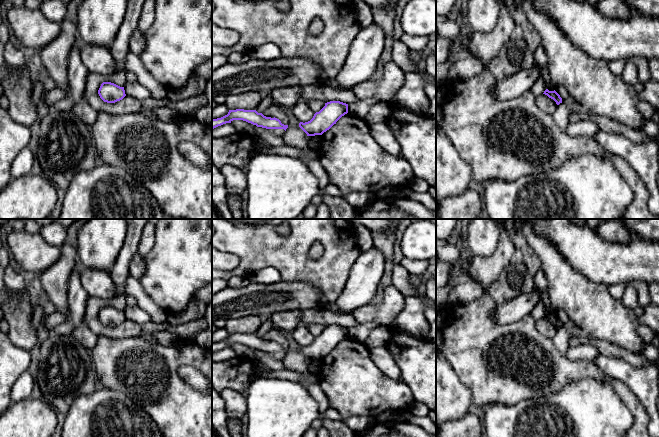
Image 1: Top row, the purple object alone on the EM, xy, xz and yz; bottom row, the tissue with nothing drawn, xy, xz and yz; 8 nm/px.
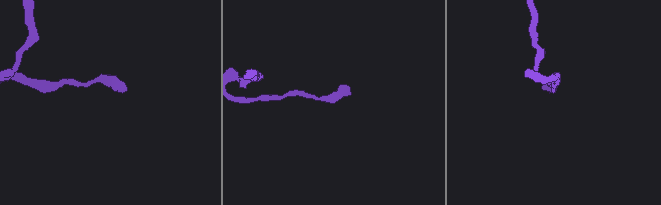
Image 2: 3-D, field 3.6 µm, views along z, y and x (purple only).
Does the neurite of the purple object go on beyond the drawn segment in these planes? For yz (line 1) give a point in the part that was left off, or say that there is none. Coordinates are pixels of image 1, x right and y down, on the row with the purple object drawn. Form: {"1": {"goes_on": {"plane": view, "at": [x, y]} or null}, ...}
{"1": {"goes_on": null}}

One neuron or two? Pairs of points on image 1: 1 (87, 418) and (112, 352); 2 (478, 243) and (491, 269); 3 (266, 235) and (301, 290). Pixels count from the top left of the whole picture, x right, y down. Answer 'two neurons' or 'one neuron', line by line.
1: two neurons
2: two neurons
3: two neurons

